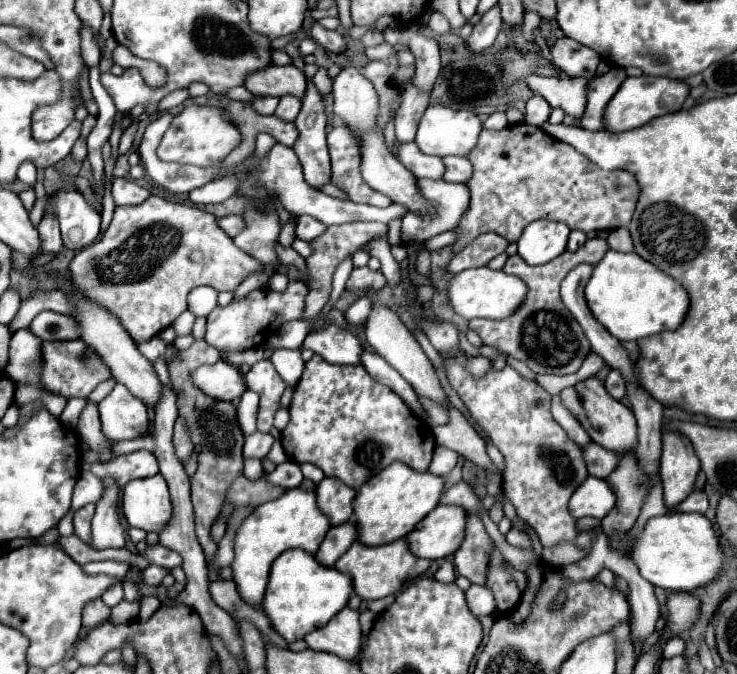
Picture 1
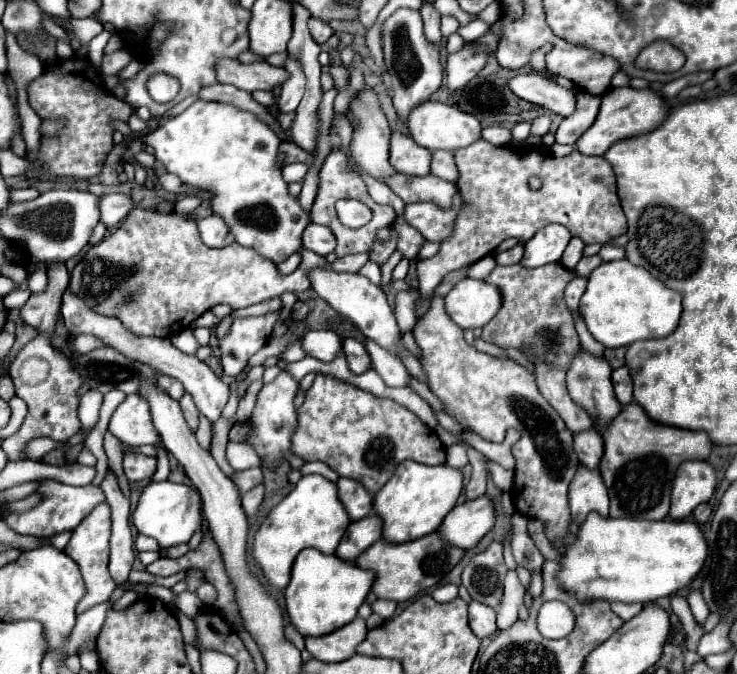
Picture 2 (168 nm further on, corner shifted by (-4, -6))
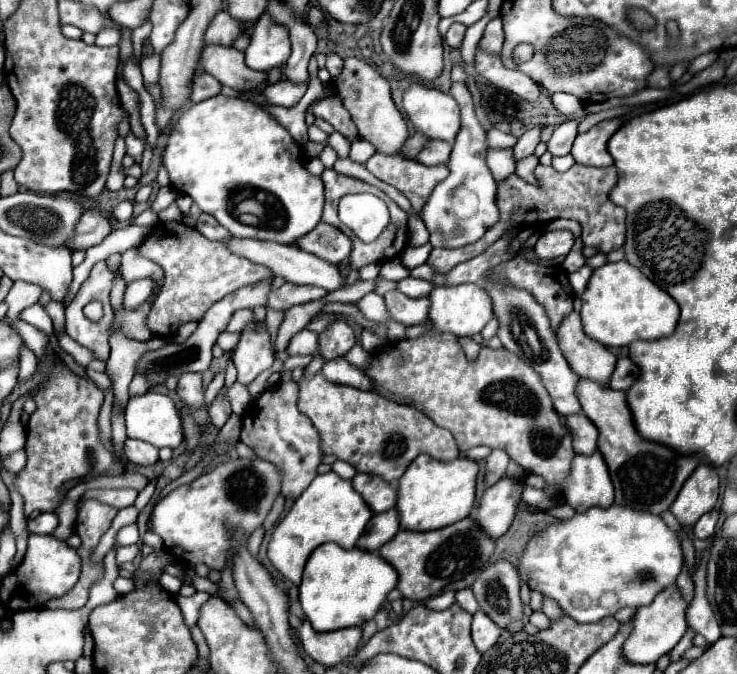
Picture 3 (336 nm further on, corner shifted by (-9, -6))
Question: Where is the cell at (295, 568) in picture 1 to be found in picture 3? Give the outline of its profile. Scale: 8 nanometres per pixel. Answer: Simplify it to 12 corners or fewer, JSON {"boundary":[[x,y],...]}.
{"boundary":[[324,543],[300,605],[318,633],[366,623],[398,573],[378,553]]}

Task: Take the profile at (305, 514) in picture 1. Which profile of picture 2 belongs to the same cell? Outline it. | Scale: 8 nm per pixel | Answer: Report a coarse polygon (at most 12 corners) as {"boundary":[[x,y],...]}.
{"boundary":[[305,475],[267,515],[253,559],[285,589],[299,551],[333,555],[351,519],[337,485]]}

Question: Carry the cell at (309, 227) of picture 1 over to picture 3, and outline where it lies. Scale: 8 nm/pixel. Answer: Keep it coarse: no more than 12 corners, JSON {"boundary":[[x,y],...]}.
{"boundary":[[320,221],[296,245],[334,265],[352,241]]}

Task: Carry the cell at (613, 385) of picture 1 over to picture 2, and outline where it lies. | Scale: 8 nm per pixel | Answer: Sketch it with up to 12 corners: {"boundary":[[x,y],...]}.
{"boundary":[[627,367],[613,371],[613,389],[621,405],[633,399]]}

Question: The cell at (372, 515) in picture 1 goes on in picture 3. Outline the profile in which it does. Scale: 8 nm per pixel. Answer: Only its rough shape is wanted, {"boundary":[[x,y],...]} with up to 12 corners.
{"boundary":[[416,457],[398,481],[400,527],[442,529],[474,507],[478,465]]}

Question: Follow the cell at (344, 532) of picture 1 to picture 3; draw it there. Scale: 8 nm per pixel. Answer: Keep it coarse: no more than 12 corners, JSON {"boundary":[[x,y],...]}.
{"boundary":[[396,509],[370,519],[358,549],[376,551],[400,529]]}

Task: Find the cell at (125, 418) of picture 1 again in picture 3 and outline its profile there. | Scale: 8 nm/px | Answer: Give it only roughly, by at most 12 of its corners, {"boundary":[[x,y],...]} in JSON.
{"boundary":[[158,391],[126,407],[130,439],[176,449],[184,435],[174,401]]}

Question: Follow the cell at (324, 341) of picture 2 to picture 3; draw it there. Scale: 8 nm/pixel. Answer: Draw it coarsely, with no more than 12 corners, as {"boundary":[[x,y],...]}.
{"boundary":[[300,331],[288,345],[290,355],[318,353],[318,333]]}

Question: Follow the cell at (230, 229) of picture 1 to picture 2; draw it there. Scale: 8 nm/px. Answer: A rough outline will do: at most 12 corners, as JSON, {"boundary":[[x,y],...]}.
{"boundary":[[217,215],[197,219],[207,247],[233,243],[225,221]]}

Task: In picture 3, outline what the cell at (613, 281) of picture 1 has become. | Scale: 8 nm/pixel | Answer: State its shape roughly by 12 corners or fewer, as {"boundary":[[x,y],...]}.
{"boundary":[[628,261],[596,269],[582,327],[606,347],[660,339],[678,303]]}

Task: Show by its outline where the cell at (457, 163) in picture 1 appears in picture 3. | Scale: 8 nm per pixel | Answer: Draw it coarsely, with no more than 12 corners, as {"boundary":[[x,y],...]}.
{"boundary":[[430,141],[418,155],[424,165],[446,165],[452,145]]}

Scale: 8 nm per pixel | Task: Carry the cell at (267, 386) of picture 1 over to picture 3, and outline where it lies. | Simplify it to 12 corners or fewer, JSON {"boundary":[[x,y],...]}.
{"boundary":[[298,383],[266,389],[240,441],[298,497],[316,477],[320,435],[298,411]]}

